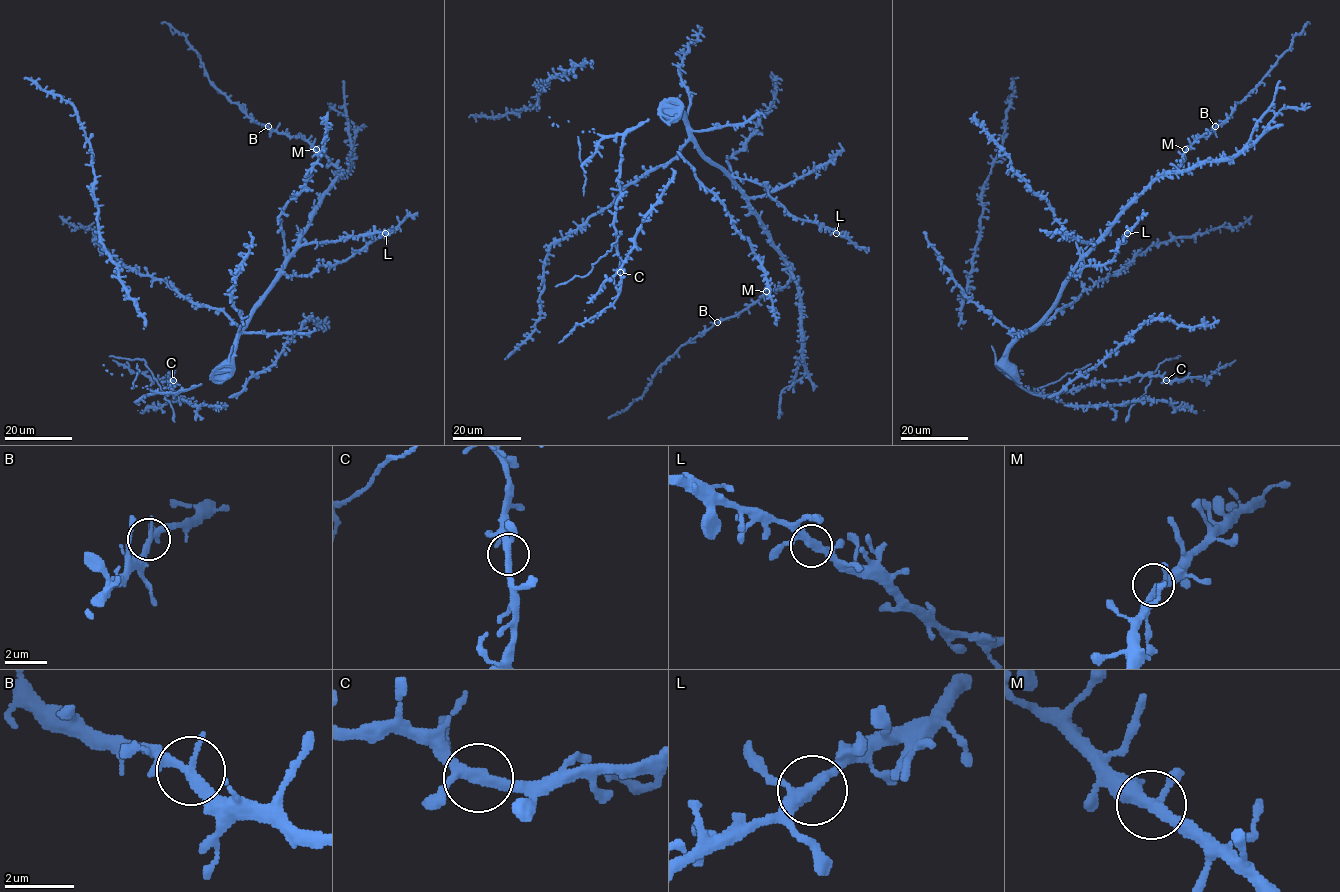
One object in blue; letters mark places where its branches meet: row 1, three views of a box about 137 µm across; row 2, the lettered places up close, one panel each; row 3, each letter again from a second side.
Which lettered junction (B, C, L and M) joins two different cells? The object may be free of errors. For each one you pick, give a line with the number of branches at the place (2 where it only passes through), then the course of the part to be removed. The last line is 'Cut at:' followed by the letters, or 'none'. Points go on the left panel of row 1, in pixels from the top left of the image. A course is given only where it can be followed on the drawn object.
Cut at: none

